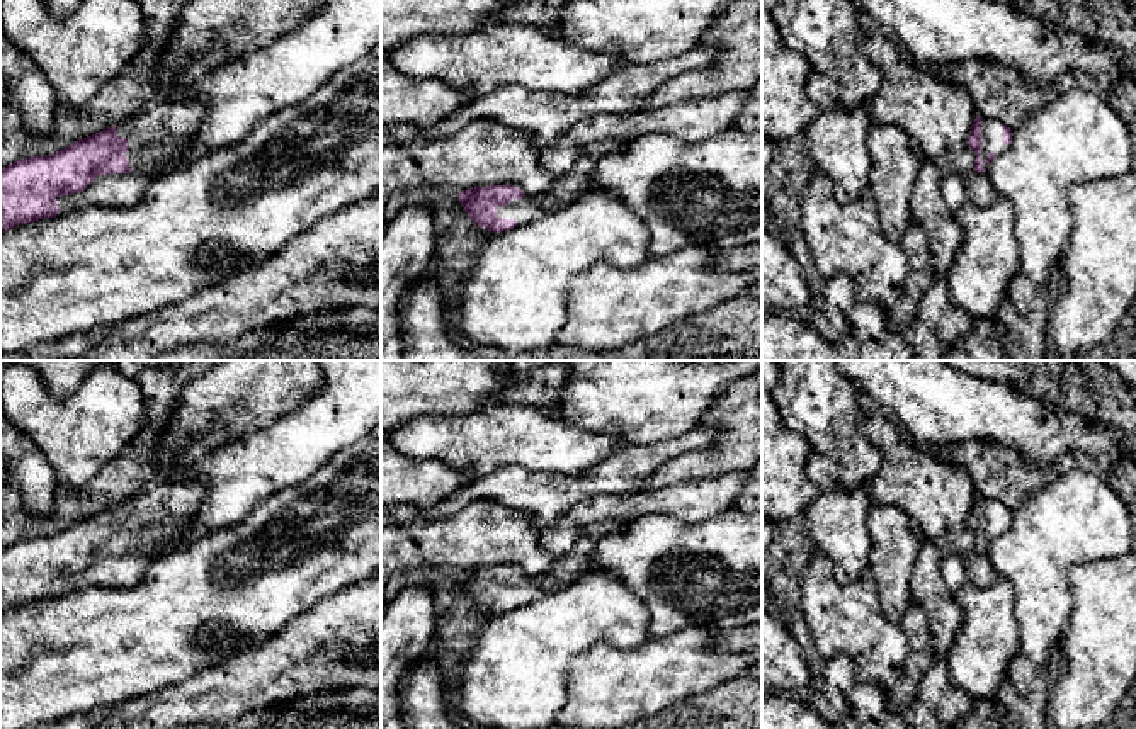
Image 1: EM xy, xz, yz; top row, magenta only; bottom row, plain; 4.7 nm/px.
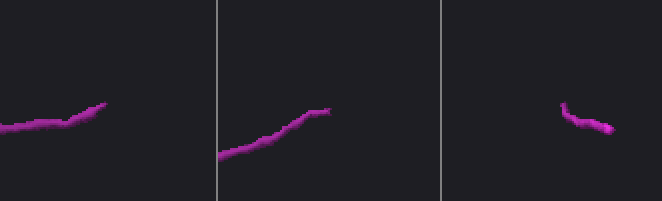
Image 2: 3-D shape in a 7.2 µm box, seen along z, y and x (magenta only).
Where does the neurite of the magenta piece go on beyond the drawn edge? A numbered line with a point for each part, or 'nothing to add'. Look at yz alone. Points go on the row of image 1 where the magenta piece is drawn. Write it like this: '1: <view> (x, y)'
1: yz (990, 128)

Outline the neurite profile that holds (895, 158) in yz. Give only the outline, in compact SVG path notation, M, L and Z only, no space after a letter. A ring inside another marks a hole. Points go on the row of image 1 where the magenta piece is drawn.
M872 124L867 146L872 156L871 190L884 236L900 243L910 216L910 199L922 160L910 136L891 124Z

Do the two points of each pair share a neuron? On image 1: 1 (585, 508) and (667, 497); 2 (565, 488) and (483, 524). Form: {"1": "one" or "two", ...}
{"1": "one", "2": "two"}

